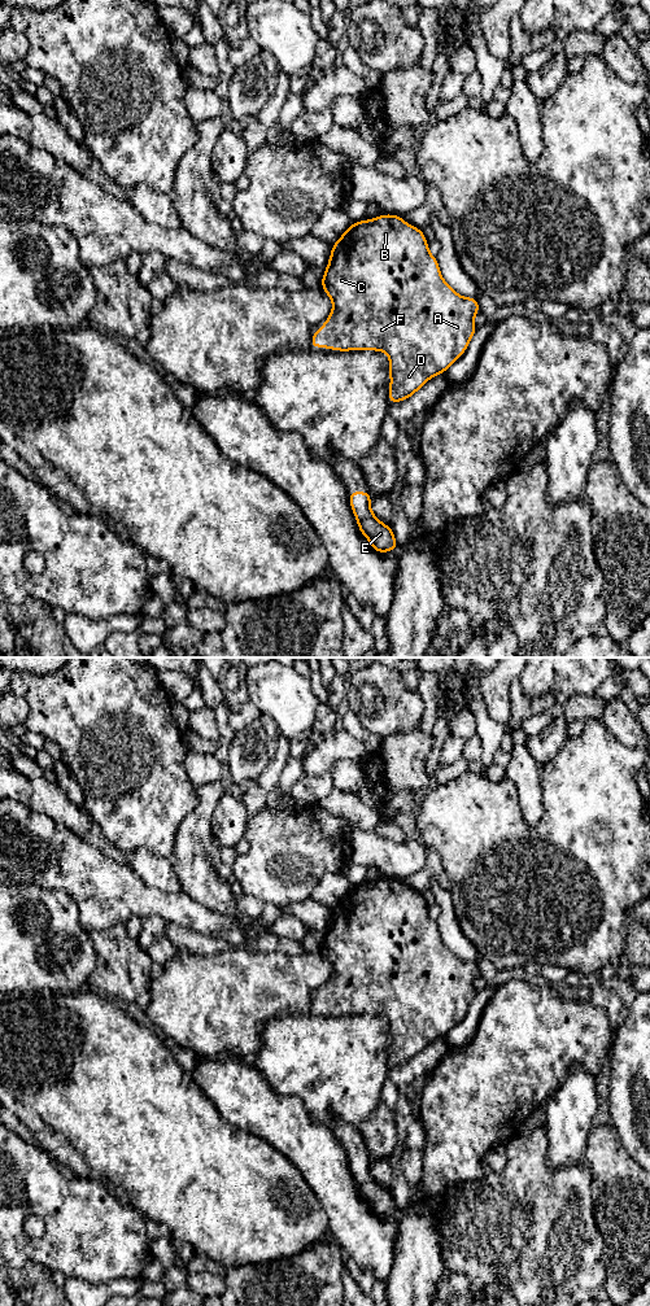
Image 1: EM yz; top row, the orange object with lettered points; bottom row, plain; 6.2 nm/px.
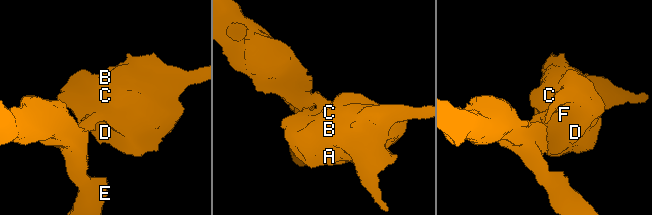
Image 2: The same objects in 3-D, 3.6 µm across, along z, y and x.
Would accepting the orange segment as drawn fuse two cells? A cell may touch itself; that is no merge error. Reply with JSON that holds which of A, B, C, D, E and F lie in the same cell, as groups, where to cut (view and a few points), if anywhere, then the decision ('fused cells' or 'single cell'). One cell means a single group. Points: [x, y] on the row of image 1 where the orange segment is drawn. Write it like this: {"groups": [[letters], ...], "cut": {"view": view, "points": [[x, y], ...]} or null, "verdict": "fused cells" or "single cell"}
{"groups": [["A", "B", "C", "D", "E", "F"]], "cut": null, "verdict": "single cell"}

